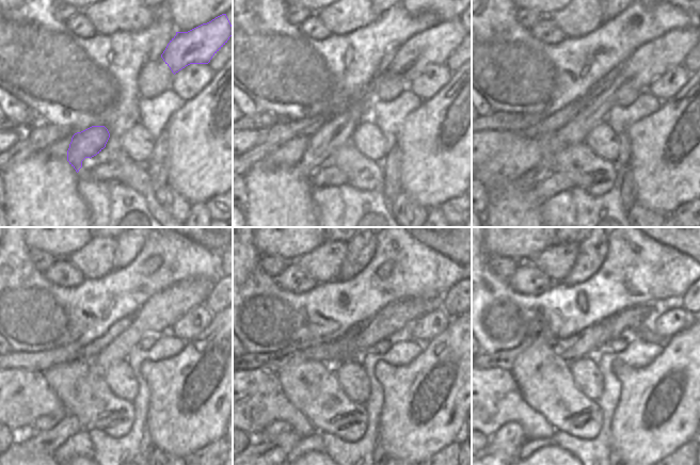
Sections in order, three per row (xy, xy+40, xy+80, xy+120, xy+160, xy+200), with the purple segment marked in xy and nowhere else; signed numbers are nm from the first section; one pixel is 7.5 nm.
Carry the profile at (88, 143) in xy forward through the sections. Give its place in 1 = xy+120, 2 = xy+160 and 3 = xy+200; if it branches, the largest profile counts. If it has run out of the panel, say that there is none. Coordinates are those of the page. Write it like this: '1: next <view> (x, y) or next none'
1: next xy+120 (162, 309)
2: next xy+160 (394, 317)
3: next xy+200 (510, 436)

